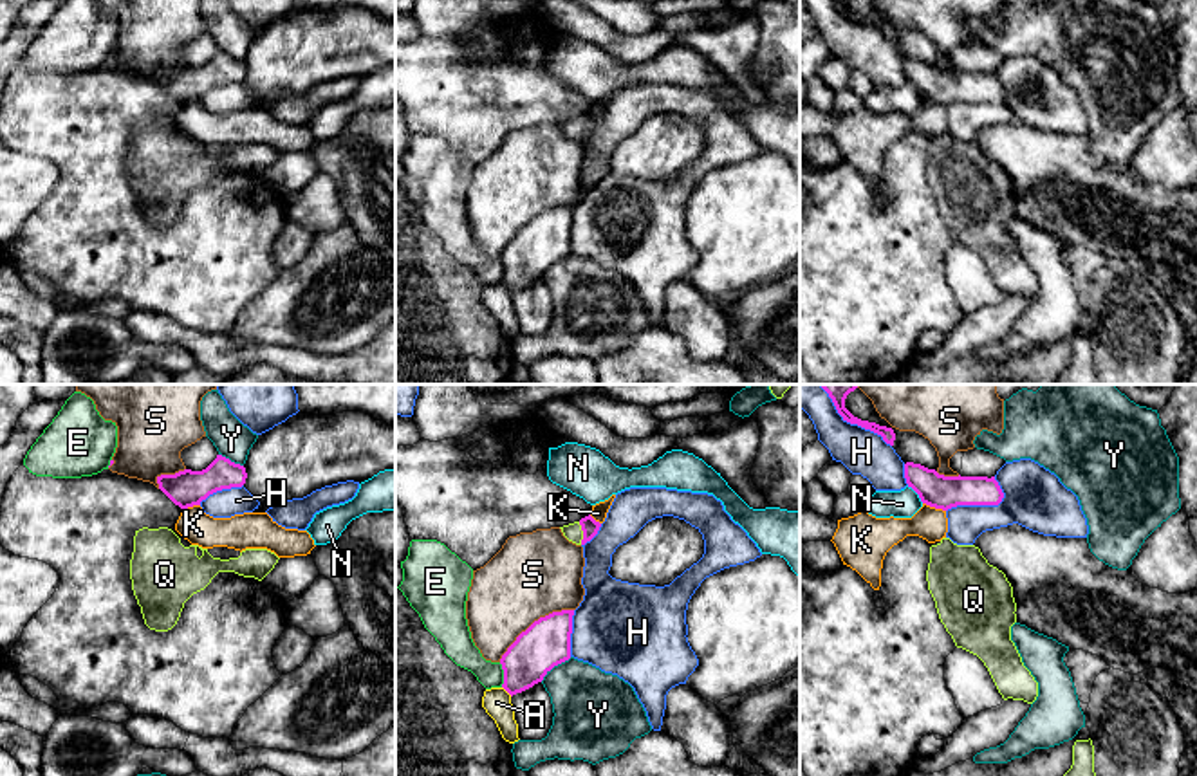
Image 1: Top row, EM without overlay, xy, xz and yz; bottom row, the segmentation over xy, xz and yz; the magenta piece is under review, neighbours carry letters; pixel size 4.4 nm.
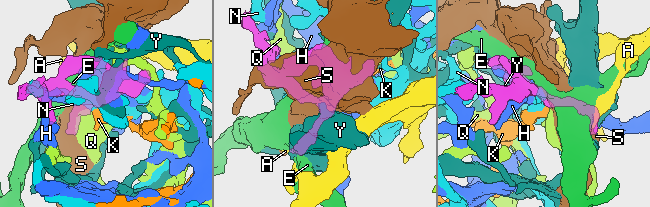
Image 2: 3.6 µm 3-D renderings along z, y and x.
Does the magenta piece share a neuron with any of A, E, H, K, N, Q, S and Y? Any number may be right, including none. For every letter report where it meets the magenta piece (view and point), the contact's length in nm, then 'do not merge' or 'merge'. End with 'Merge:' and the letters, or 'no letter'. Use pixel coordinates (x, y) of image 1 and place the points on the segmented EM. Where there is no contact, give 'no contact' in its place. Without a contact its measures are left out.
A: xz (508, 692) | 60 nm | do not merge
E: xz (504, 675) | 110 nm | do not merge
H: yz (851, 423) | 420 nm | do not merge
K: yz (934, 506) | 110 nm | do not merge
N: yz (916, 491) | 110 nm | do not merge
Q: xz (584, 533) | 110 nm | merge
S: xz (535, 621) | 400 nm | do not merge
Y: xz (555, 665) | 180 nm | do not merge
Merge: Q

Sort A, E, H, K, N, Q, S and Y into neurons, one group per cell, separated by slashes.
A / E / H / K / N / Q / S / Y

